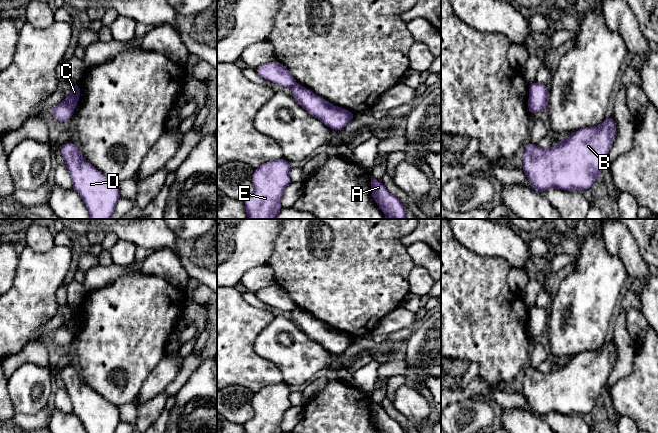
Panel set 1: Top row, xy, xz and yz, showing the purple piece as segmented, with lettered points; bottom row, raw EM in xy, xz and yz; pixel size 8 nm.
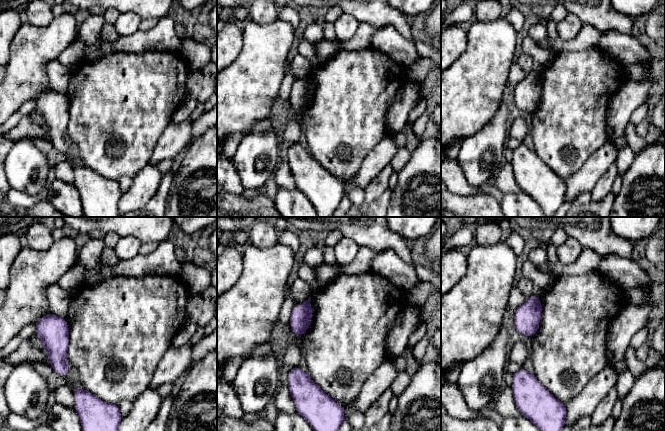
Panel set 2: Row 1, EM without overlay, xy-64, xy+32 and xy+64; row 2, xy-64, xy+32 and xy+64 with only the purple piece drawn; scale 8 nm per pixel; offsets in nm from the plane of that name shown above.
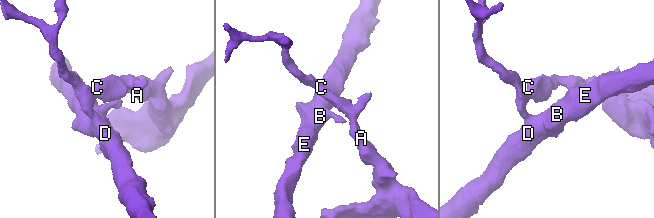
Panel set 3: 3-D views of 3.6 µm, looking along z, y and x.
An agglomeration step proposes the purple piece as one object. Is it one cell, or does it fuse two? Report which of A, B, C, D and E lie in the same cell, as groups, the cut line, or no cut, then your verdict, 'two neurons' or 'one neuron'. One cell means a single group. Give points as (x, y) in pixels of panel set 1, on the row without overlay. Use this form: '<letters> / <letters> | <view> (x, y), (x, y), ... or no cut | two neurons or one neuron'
A C / B D E | xy (65, 323), (73, 334) | two neurons

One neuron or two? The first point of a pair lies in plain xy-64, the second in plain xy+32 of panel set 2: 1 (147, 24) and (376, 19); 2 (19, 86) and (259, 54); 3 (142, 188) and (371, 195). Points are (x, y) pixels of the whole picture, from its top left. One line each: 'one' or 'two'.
1: two
2: one
3: one

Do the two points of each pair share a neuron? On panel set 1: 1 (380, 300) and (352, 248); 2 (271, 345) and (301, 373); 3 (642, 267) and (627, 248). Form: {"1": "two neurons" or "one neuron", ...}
{"1": "one neuron", "2": "one neuron", "3": "one neuron"}

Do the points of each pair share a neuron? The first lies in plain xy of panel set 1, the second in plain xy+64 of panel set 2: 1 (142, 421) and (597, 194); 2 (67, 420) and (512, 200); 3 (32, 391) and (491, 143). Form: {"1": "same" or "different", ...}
{"1": "same", "2": "same", "3": "same"}

